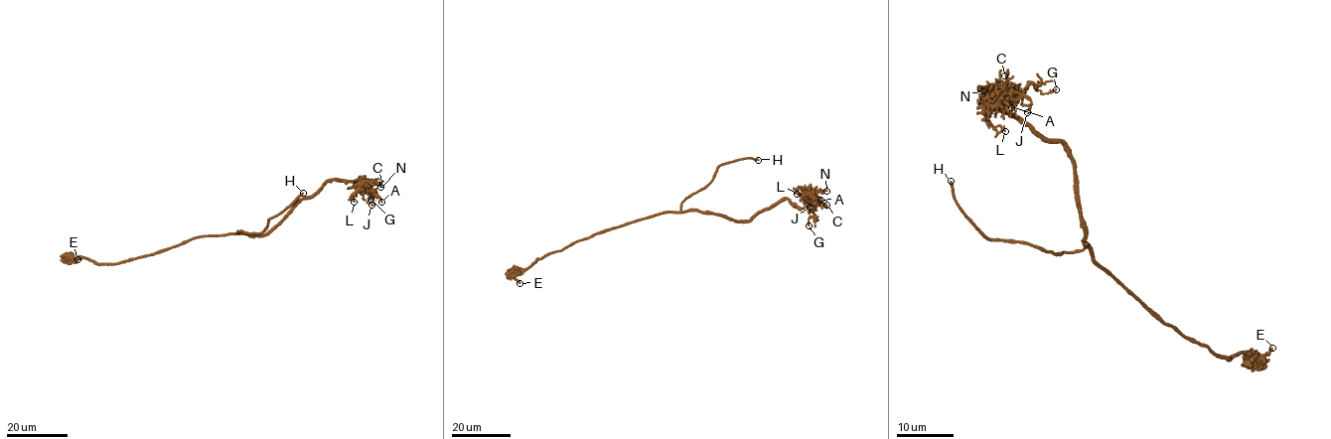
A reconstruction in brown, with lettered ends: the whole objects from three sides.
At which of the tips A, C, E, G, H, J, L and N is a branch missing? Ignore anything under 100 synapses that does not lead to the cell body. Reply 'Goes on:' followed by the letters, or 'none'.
Goes on: H

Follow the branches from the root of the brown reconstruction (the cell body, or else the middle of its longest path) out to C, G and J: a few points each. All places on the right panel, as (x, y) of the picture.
C: (1091, 255), (1070, 153), (1061, 142), (1002, 110), (1015, 91), (1012, 85), (1004, 87), (1004, 75)
G: (1091, 255), (1070, 153), (1061, 142), (1001, 108), (1014, 87), (1019, 92), (1032, 84), (1043, 92), (1056, 89)
J: (1091, 255), (1070, 153), (1061, 142), (1002, 110), (1015, 91), (1012, 85), (1006, 87), (1031, 101), (1027, 112)

